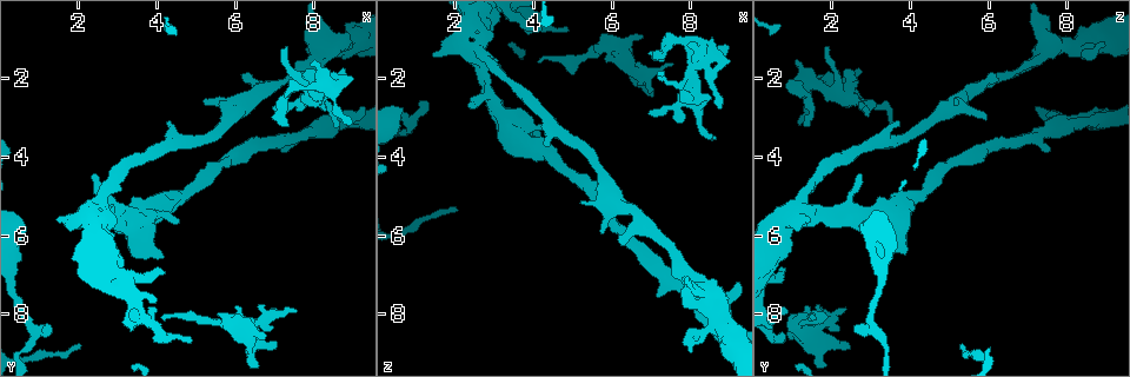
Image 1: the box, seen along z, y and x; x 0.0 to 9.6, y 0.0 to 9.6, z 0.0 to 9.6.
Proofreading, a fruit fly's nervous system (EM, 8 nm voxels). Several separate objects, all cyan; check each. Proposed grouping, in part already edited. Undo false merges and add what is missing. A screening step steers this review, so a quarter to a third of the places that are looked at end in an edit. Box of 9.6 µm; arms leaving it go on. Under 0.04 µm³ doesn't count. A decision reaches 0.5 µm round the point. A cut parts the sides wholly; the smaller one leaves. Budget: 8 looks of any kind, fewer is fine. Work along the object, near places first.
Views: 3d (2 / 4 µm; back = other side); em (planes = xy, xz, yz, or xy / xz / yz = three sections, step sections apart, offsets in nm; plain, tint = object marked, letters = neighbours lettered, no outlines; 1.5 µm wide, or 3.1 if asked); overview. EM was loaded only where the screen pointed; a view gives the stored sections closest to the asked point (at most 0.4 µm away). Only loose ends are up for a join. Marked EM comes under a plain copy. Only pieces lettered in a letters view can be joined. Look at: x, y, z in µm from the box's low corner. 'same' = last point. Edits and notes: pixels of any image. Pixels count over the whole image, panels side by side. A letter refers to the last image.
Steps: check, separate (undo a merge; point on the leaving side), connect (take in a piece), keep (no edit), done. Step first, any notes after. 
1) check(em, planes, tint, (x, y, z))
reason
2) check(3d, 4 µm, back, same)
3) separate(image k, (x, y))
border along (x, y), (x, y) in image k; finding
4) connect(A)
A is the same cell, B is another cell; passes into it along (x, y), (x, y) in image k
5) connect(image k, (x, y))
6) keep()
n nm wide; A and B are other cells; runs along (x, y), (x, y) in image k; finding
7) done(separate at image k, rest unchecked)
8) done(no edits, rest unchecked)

check(em, xy, step 8, letters, (7.15, 3.75, 7.55))
branch stops here

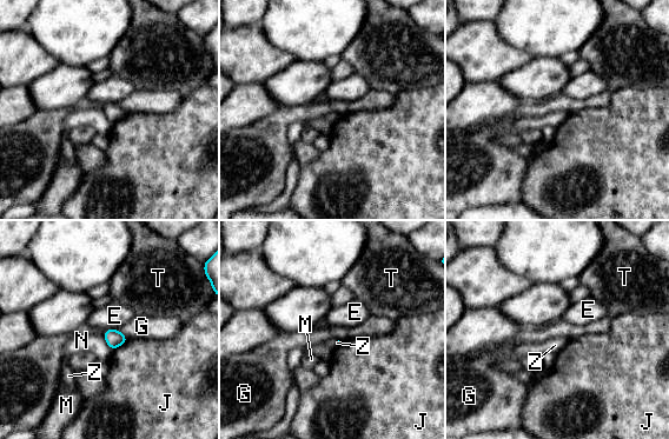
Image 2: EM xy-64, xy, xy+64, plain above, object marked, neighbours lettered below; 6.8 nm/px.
keep()
E, G, J, M, N, T and Z are other cells; border along (118, 328), (128, 339) in image 2; none of them fits

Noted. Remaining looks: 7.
check(3d, 2 µm, (8.85, 1.75, 2.70))
branch stops here

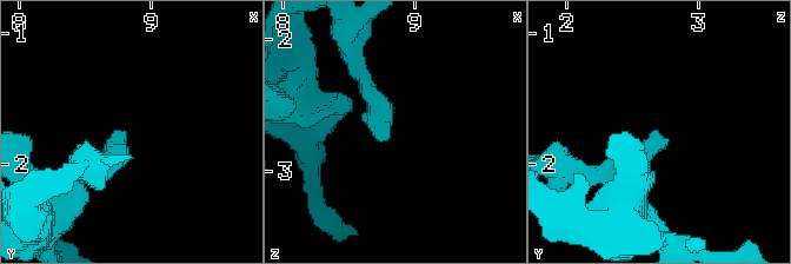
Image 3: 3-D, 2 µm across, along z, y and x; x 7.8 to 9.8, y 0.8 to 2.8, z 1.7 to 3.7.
check(em, xz, step 8, letters, (8.80, 1.80, 2.72))

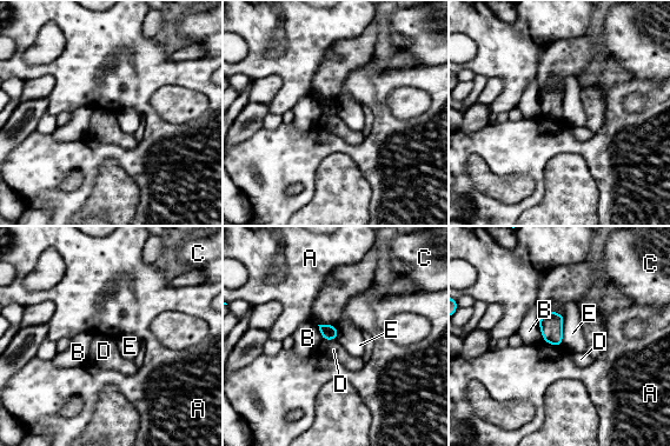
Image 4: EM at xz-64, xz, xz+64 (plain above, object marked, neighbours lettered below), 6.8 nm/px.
check(em, planes, letters, same)
cut it another way

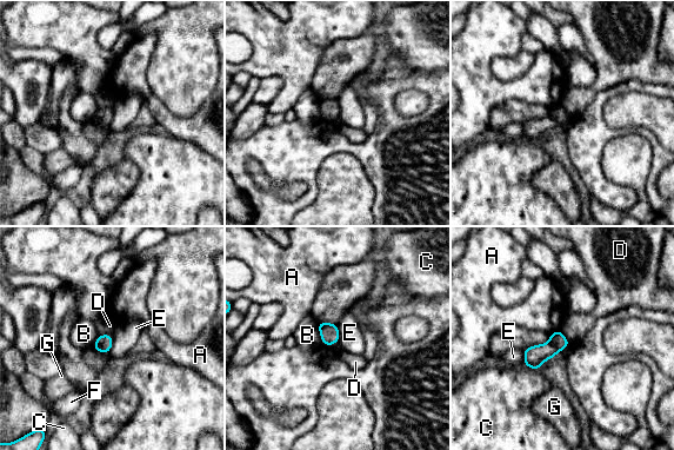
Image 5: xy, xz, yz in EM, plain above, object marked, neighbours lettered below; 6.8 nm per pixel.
keep()
A, B, C, D, E, F and G are other cells; border along (113, 335), (113, 344), (108, 352) in image 5; none of them fits

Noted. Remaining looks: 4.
check(3d, 4 µm, (7.30, 3.20, 1.35))
branch stops here

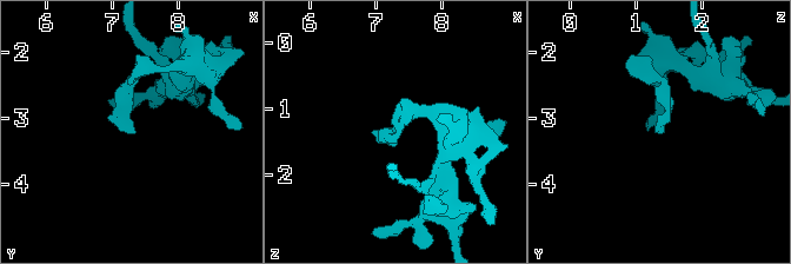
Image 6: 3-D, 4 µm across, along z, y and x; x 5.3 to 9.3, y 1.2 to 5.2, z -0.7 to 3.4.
check(em, xz, step 4, letters, (7.40, 3.15, 1.35))
shape alone is not enough

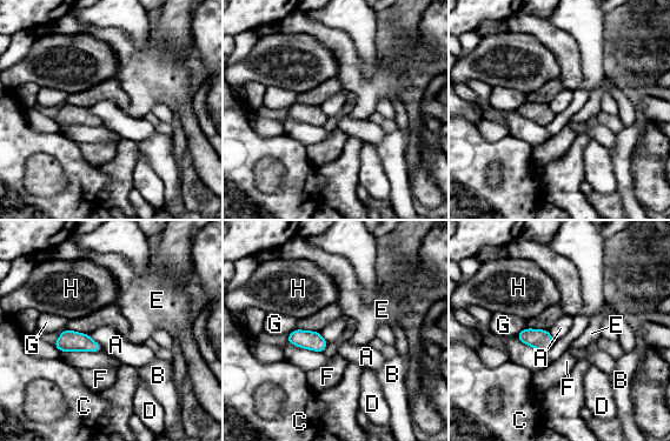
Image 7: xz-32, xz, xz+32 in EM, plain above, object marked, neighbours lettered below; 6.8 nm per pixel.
keep()
A, B, C, D, E, F, G and H are other cells; border along (88, 334), (103, 349) in image 7; none of them fits

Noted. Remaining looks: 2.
check(3d, 2 µm, (7.50, 8.00, 1.60))
an open end

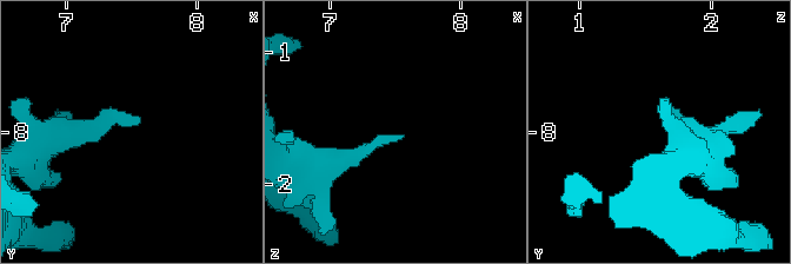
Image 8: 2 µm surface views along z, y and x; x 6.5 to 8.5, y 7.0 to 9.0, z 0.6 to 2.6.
check(em, planes, letters, (7.50, 7.96, 1.62))

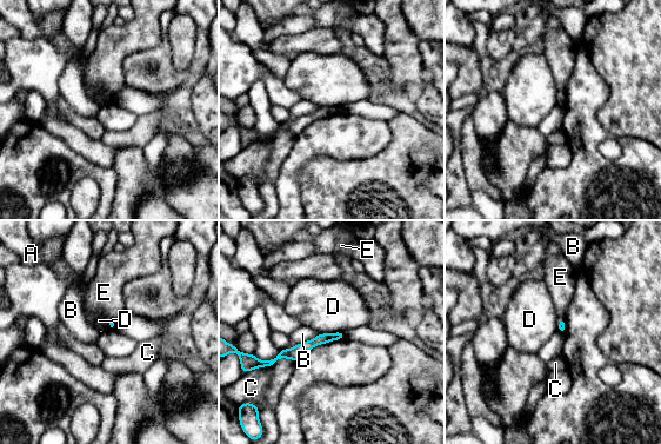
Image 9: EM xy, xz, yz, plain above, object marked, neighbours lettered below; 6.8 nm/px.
keep()
A, B, C, D and E are other cells; runs along (336, 336), (268, 363) in image 9; no lettered piece goes on from it

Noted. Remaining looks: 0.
done(no edits, rest unchecked)

